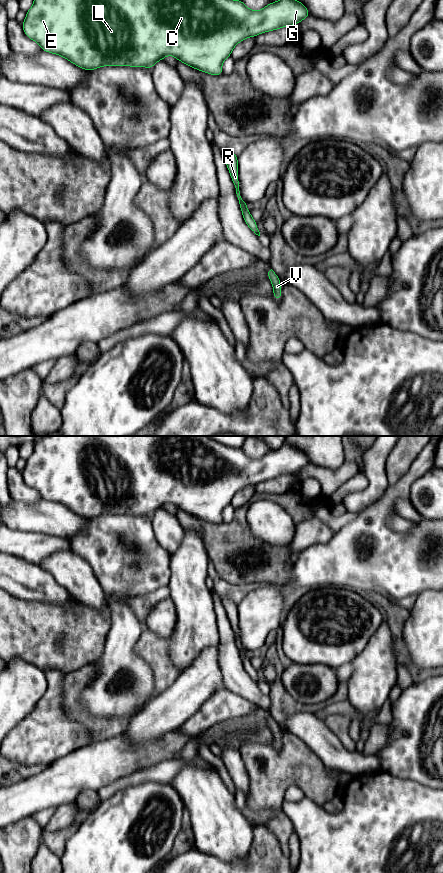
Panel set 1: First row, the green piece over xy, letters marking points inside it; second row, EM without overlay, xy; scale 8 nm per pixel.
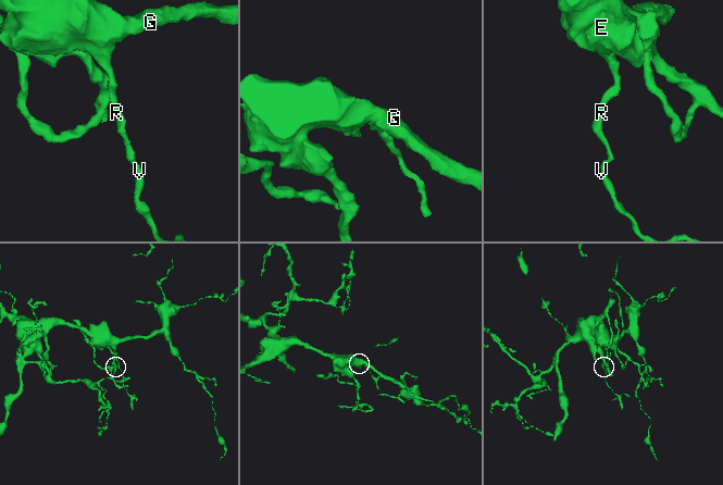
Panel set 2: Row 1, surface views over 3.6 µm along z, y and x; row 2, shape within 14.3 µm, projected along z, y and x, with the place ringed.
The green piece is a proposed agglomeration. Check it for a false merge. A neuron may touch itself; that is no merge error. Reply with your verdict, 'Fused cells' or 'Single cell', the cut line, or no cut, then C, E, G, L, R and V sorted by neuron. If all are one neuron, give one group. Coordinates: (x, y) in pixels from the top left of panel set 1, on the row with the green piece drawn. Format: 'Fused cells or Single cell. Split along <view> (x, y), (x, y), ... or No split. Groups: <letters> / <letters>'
Single cell. No split. Groups: C E G L R V

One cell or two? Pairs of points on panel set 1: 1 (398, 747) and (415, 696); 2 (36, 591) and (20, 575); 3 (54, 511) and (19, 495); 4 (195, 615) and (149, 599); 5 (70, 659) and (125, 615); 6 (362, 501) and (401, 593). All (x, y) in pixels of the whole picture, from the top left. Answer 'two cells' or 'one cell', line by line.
1: one cell
2: one cell
3: two cells
4: two cells
5: two cells
6: two cells

